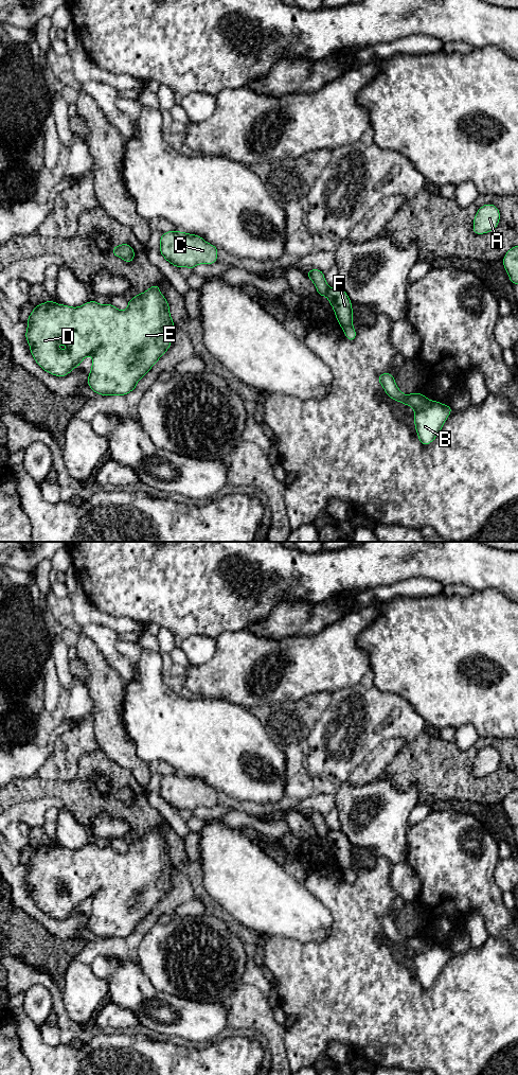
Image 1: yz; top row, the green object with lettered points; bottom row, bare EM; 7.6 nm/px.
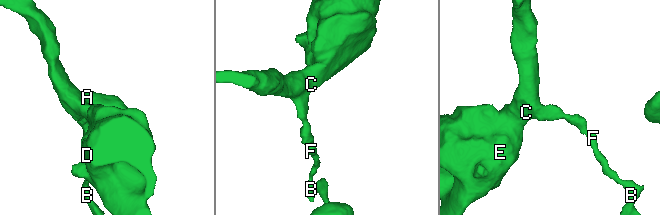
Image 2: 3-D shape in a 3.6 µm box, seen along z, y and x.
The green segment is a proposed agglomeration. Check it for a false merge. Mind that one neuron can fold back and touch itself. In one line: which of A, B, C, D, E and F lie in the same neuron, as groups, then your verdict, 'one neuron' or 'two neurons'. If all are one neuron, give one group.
A C D E / B F; two neurons

